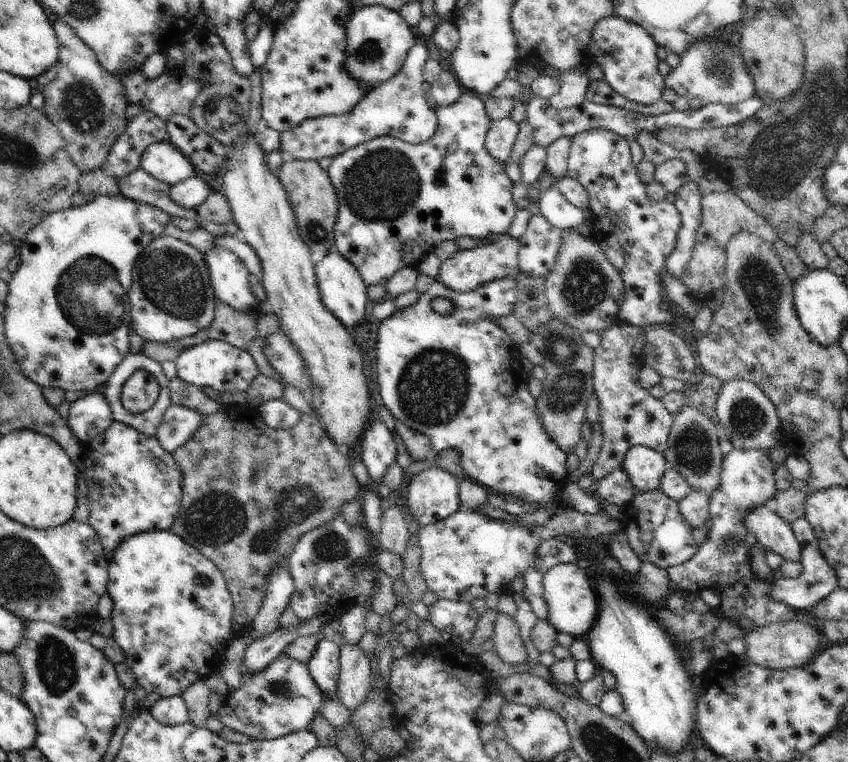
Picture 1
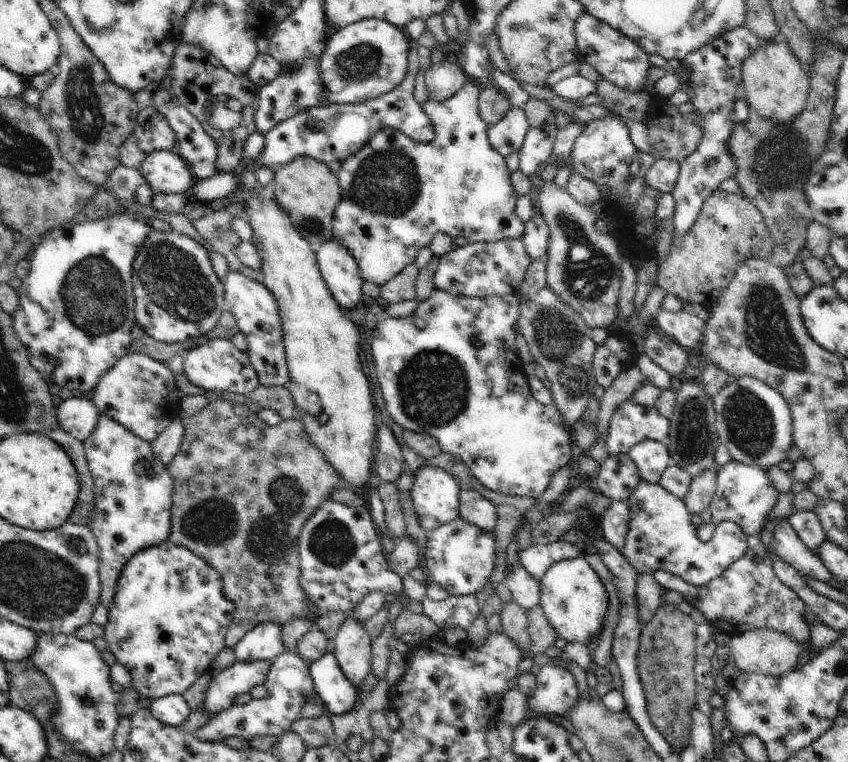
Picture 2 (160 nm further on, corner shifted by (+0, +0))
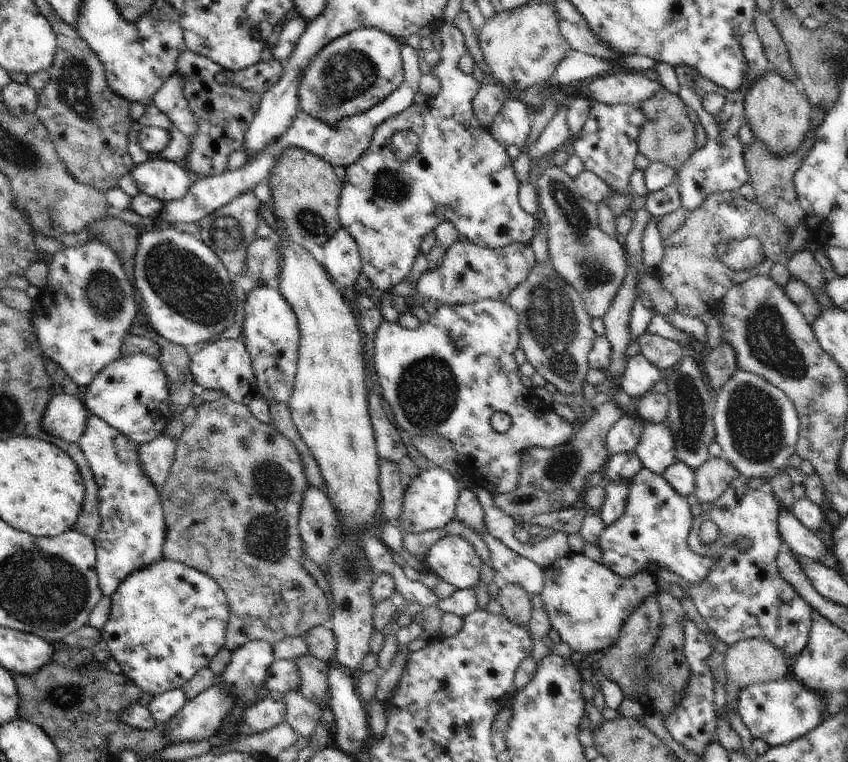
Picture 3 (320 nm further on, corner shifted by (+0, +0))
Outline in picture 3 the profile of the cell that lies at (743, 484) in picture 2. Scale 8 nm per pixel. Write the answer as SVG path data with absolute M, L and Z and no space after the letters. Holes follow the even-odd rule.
M740 475L730 483L724 494L712 503L712 510L694 518L691 524L687 538L687 545L691 547L691 550L703 557L713 557L720 560L715 562L715 565L711 568L711 573L694 584L690 584L682 575L673 573L666 568L660 568L655 576L659 587L679 584L686 591L686 596L693 599L700 616L708 624L711 635L718 638L720 642L727 644L728 647L732 647L744 639L765 638L783 651L786 656L798 656L804 650L810 634L813 608L793 589L789 582L786 582L780 576L776 564L777 554L784 547L777 519L781 506L782 504L774 497L774 493L769 488L752 490L746 486L746 478ZM706 520L712 520L718 526L719 536L712 545L707 545L704 548L699 541L698 534L700 525ZM743 536L747 536L751 540L751 547L743 553L731 550L735 540Z

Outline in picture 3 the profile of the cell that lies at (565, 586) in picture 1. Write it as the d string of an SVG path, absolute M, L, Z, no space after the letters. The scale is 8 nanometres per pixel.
M572 552L557 558L544 574L544 588L540 595L552 628L573 652L584 654L606 652L619 639L628 617L659 589L656 576L650 571L623 577L584 553Z

